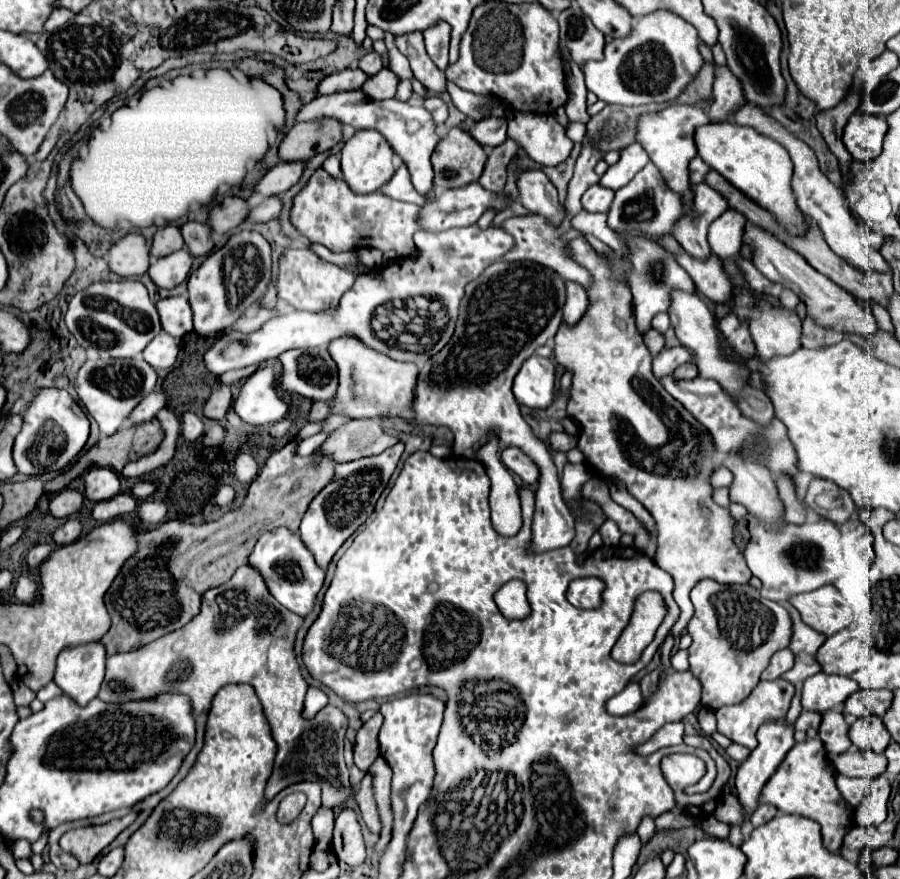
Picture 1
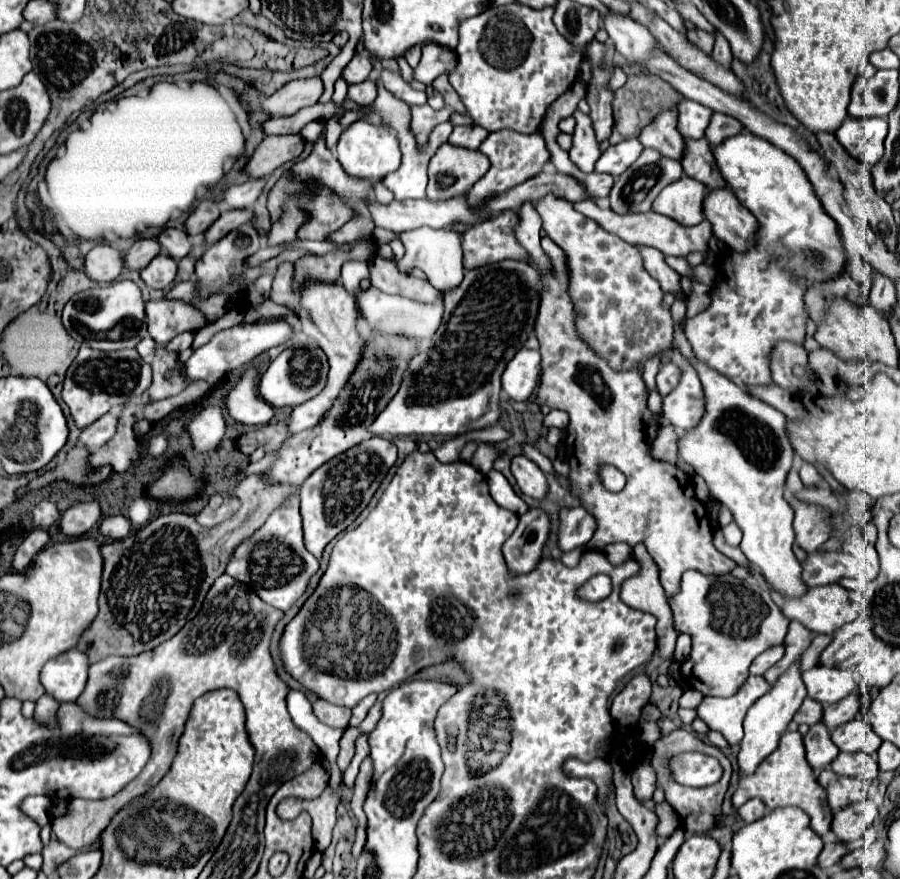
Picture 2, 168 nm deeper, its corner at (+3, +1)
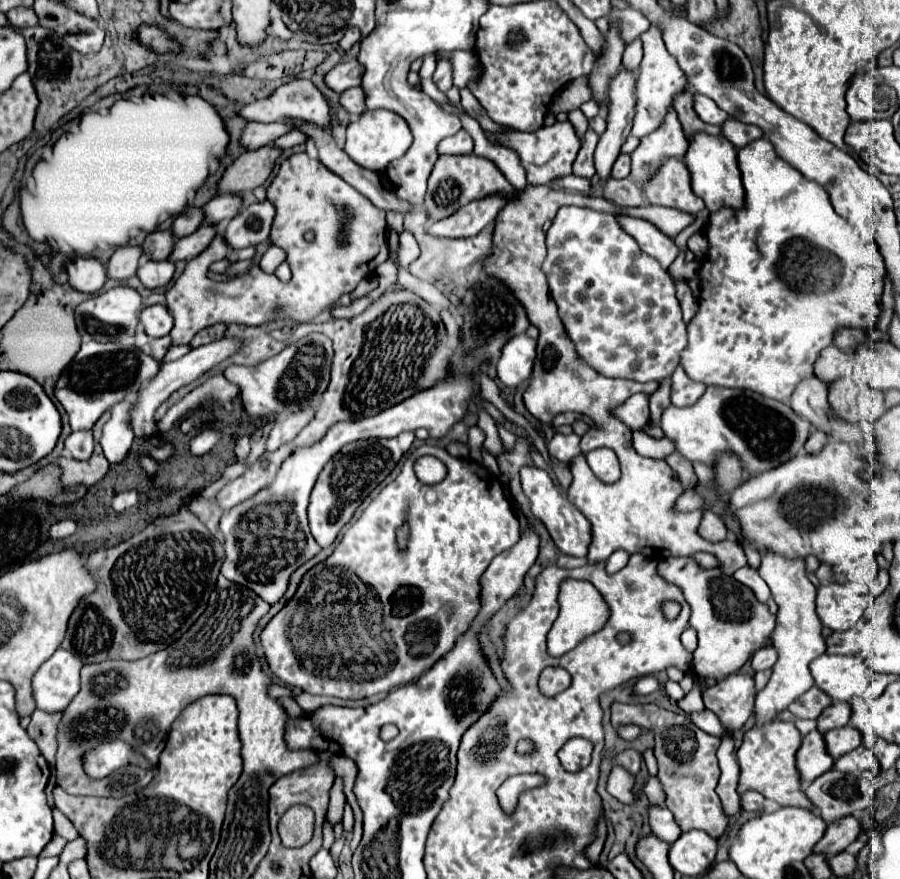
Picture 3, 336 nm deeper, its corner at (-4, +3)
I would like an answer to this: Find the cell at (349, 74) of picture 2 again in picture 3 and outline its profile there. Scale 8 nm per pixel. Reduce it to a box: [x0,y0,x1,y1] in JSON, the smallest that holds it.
[324,59,364,93]

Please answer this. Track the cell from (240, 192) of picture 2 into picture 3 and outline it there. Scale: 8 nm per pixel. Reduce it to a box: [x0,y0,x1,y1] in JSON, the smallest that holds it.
[202,195,240,225]

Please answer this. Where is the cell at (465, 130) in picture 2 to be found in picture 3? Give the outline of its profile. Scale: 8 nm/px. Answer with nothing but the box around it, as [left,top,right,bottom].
[438,129,474,155]

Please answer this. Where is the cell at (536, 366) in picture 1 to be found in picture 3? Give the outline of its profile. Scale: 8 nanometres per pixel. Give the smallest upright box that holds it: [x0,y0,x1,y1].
[496,335,536,387]

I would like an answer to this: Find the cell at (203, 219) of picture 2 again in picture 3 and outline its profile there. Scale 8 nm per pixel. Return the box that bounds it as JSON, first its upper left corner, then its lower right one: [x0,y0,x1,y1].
[172,207,204,239]

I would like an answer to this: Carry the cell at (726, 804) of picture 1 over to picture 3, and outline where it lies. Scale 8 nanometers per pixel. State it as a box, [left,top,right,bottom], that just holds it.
[736,719,816,813]

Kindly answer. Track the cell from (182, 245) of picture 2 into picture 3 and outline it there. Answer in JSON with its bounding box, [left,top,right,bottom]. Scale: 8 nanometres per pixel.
[142,231,174,261]

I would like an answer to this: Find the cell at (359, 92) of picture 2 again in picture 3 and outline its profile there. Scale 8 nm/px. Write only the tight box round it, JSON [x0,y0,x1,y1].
[340,87,366,115]

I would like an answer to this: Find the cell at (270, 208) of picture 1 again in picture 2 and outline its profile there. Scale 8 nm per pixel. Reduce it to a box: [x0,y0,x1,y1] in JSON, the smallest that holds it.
[205,209,253,245]

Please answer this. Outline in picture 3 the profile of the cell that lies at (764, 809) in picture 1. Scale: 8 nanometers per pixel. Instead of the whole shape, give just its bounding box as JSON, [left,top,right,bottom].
[740,791,764,813]

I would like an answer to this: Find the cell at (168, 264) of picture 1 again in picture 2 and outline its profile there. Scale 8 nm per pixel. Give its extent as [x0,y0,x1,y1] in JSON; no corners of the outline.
[141,253,177,289]

